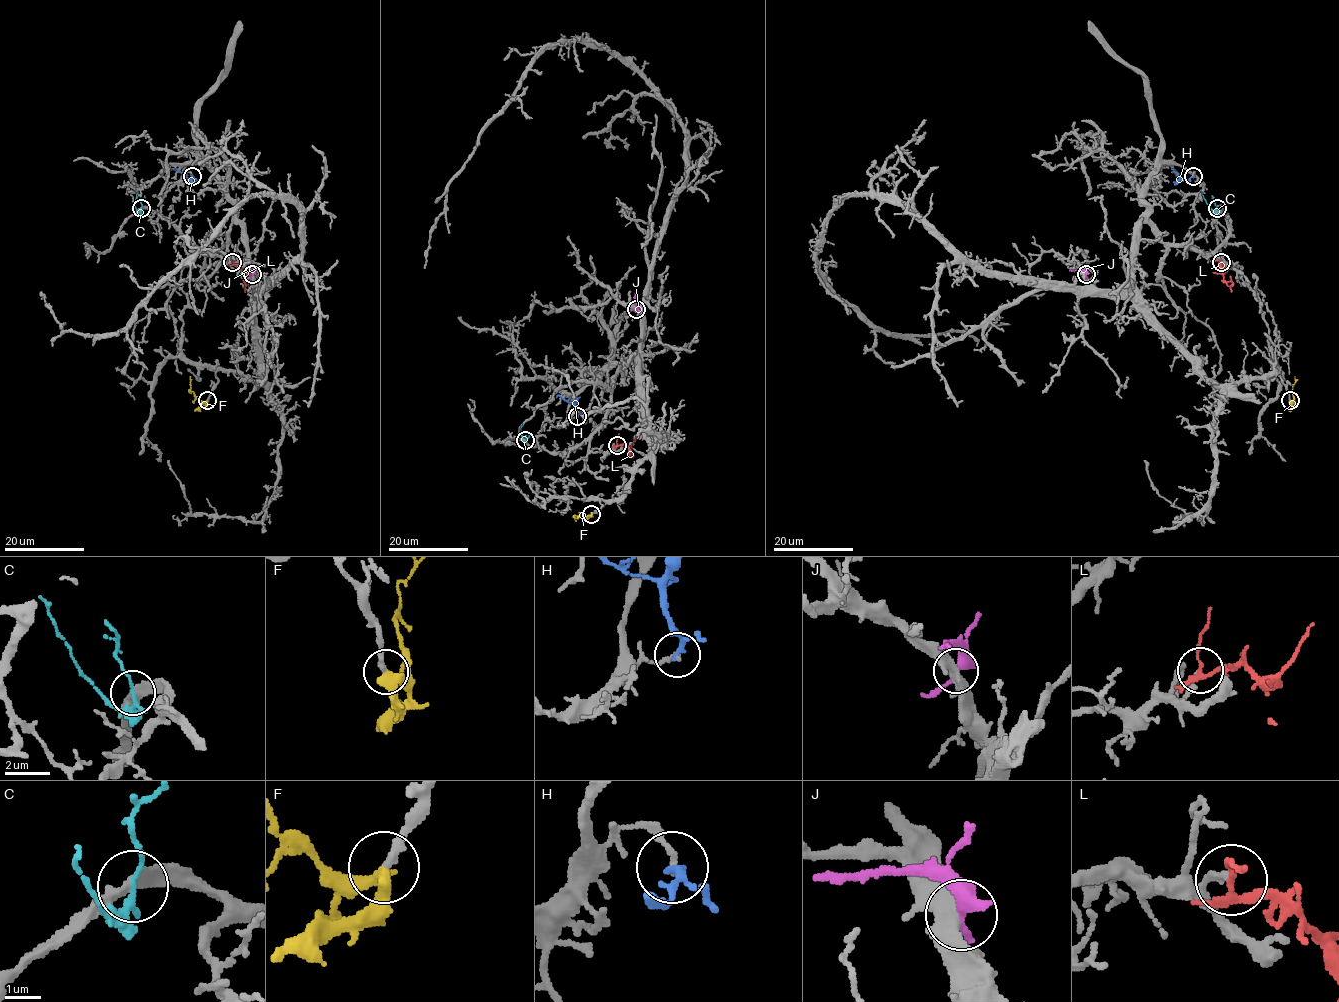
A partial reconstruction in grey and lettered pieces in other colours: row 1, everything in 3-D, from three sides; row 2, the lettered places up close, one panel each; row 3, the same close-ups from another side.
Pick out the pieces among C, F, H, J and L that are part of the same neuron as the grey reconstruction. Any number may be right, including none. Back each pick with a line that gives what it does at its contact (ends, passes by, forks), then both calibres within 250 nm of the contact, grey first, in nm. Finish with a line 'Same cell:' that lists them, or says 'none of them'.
F: it passes by | 240/360 nm
Same cell: F

